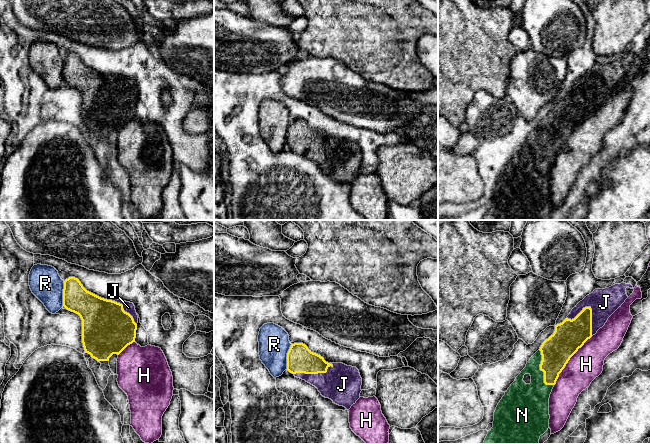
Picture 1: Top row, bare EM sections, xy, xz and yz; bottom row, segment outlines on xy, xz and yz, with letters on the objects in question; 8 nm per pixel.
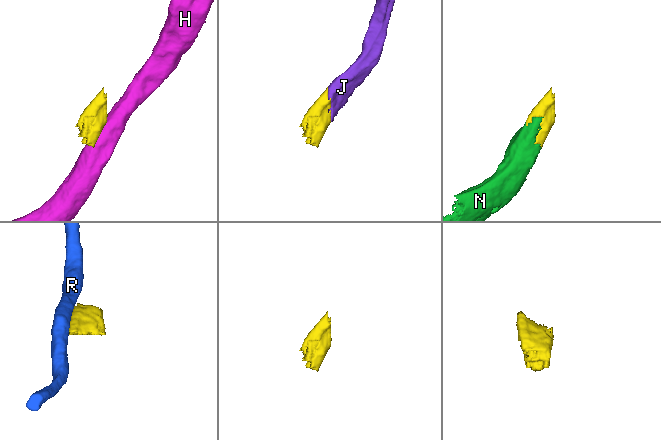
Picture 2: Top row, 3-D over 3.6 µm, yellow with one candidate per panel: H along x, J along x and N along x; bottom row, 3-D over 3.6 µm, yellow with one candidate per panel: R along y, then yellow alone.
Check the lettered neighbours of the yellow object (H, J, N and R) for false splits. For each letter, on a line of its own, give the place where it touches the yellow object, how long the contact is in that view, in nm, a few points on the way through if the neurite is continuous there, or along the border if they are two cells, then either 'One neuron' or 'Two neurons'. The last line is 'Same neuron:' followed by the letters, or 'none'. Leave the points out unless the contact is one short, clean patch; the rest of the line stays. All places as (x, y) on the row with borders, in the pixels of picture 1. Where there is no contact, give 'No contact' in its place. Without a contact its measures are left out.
H: Touches yellow at yz (569, 359). Shared border 500 nm. Two neurons
J: Touches yellow at yz (591, 310). Shared border 260 nm. One neuron
N: Touches yellow at yz (541, 370). Shared border 320 nm. One neuron
R: Touches yellow at xy (63, 293). Shared border 200 nm. Two neurons
Same neuron: J, N

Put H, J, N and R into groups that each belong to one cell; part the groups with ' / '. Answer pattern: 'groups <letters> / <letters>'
groups H / J N / R

